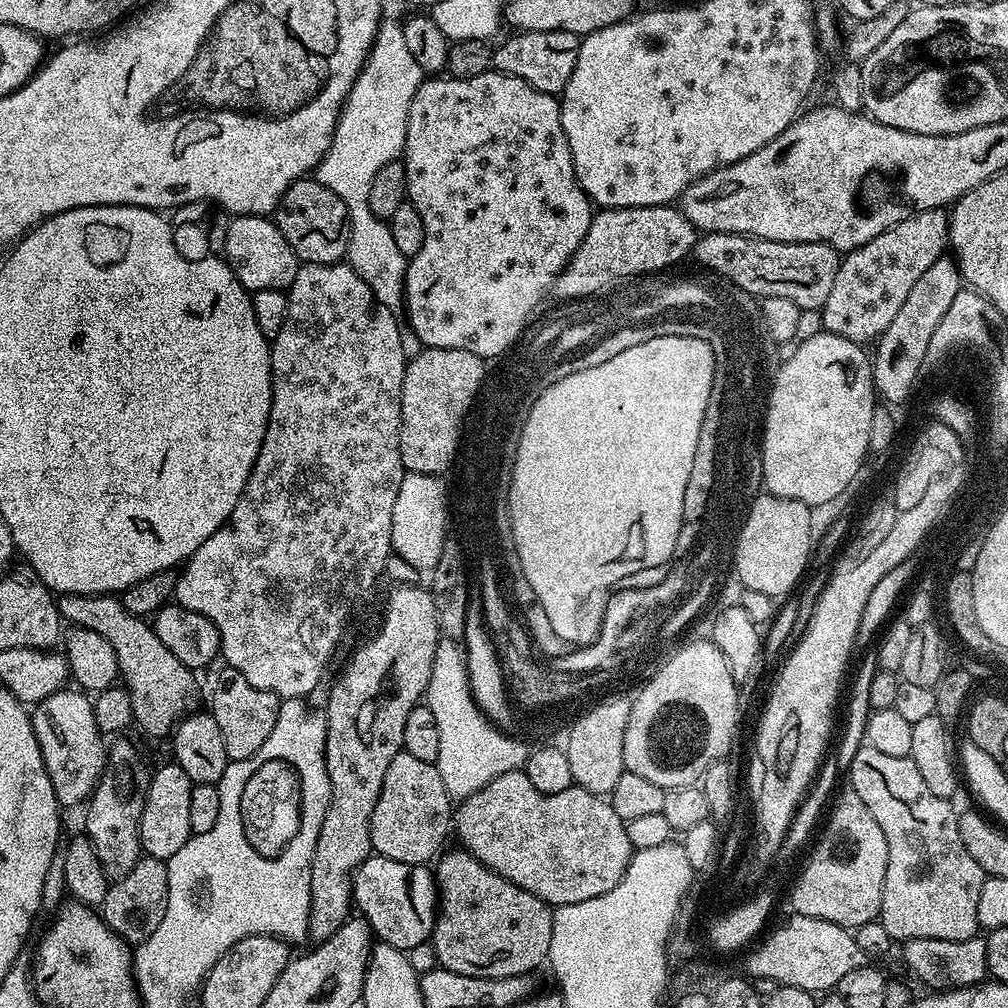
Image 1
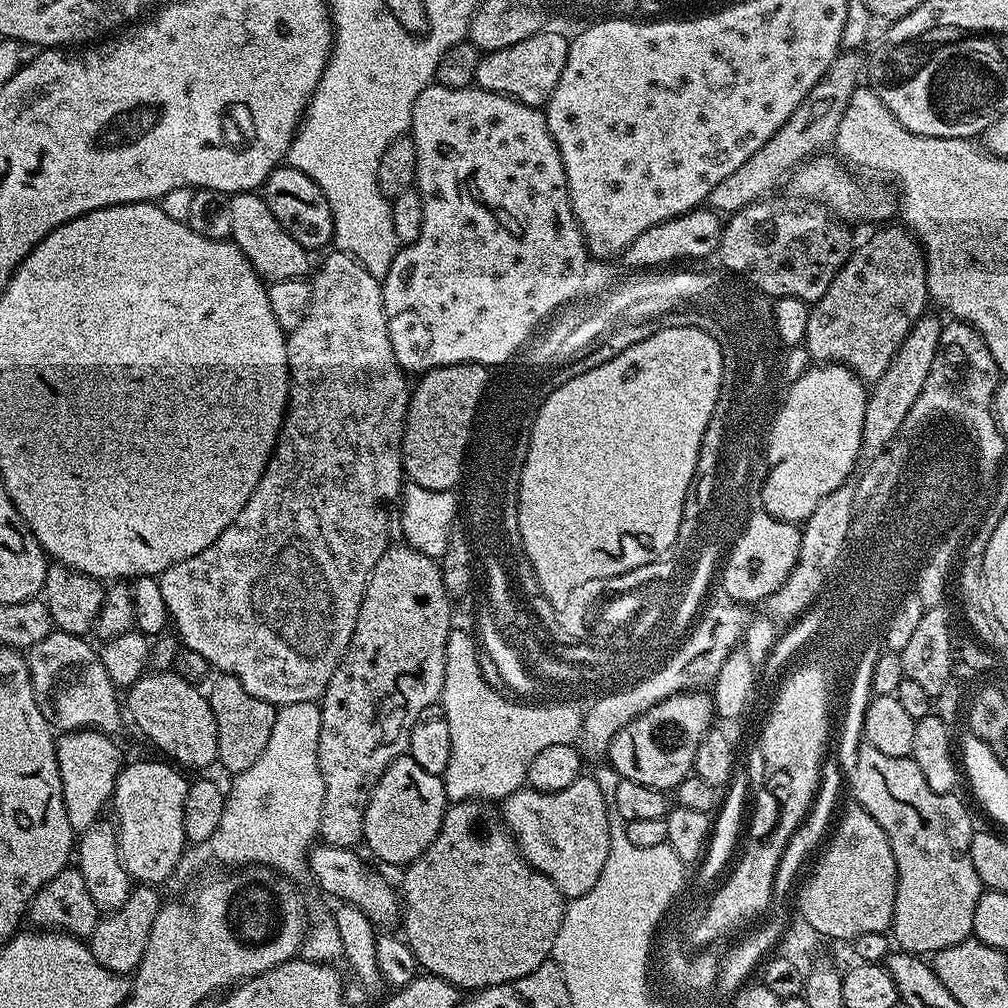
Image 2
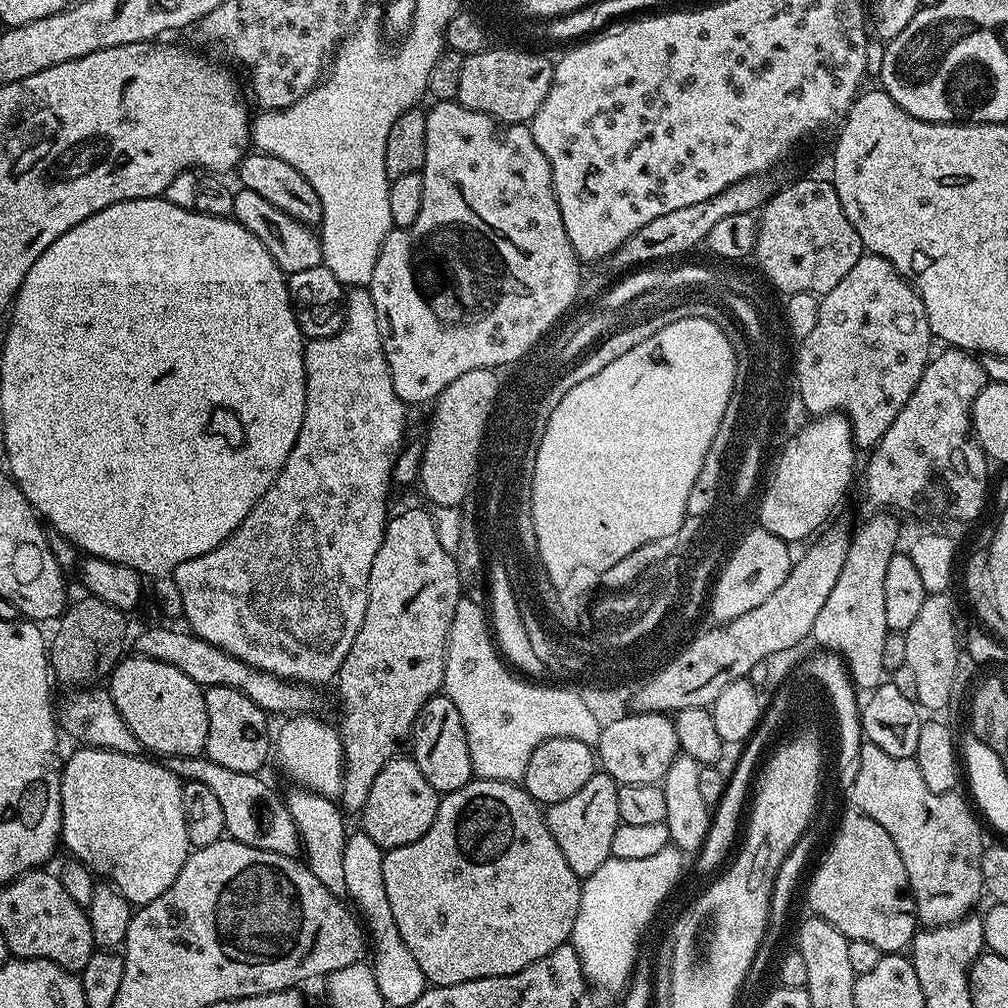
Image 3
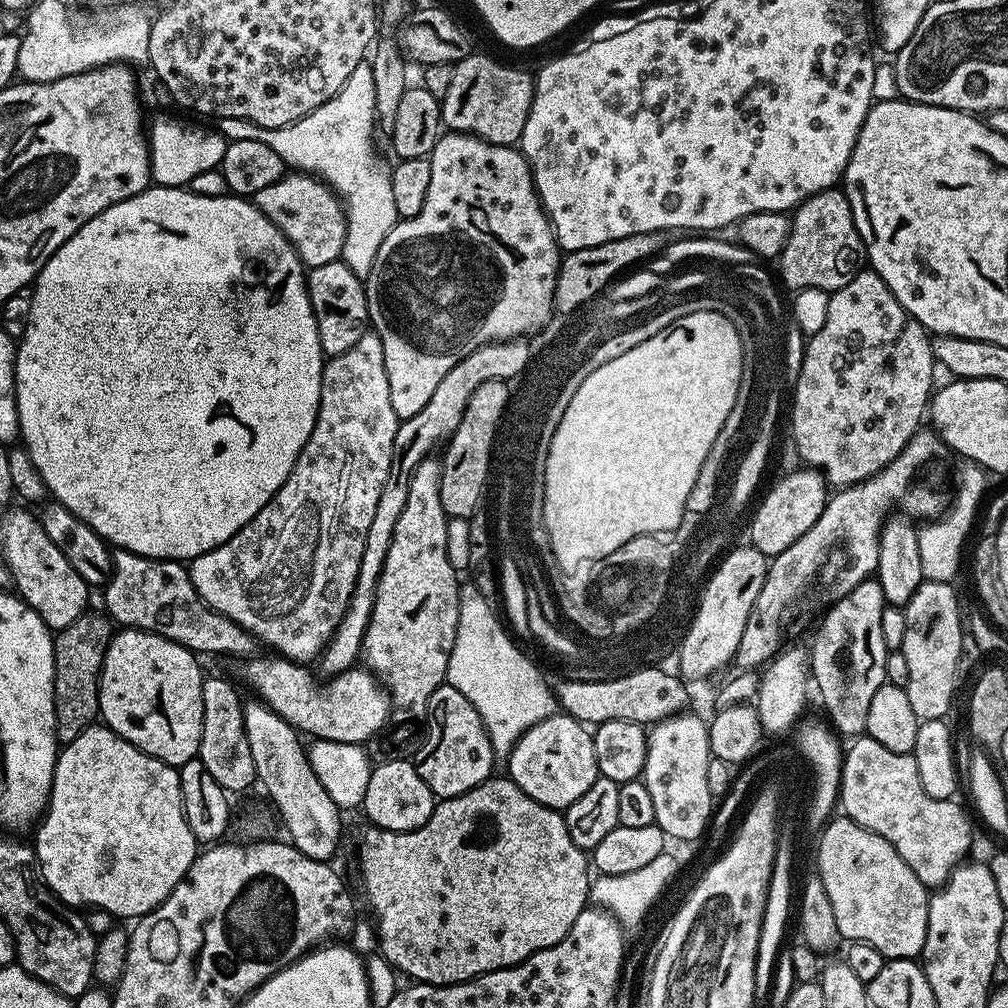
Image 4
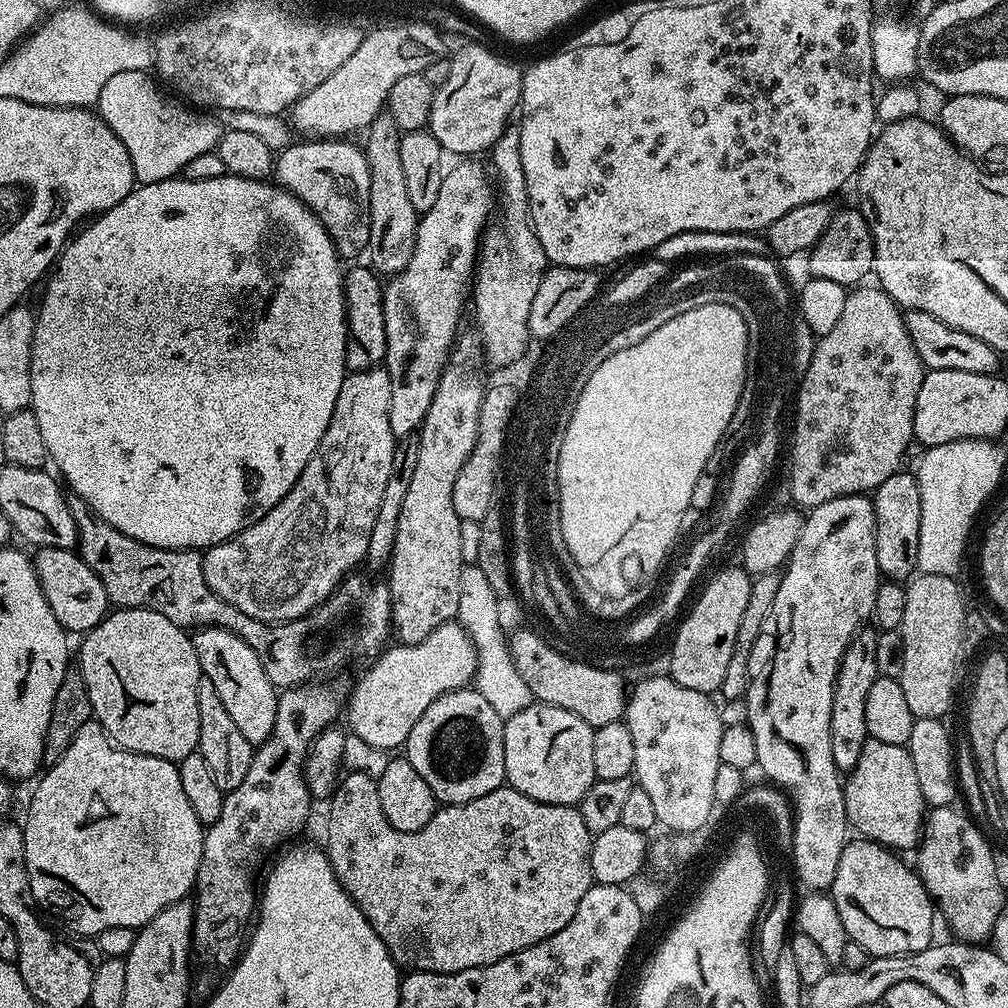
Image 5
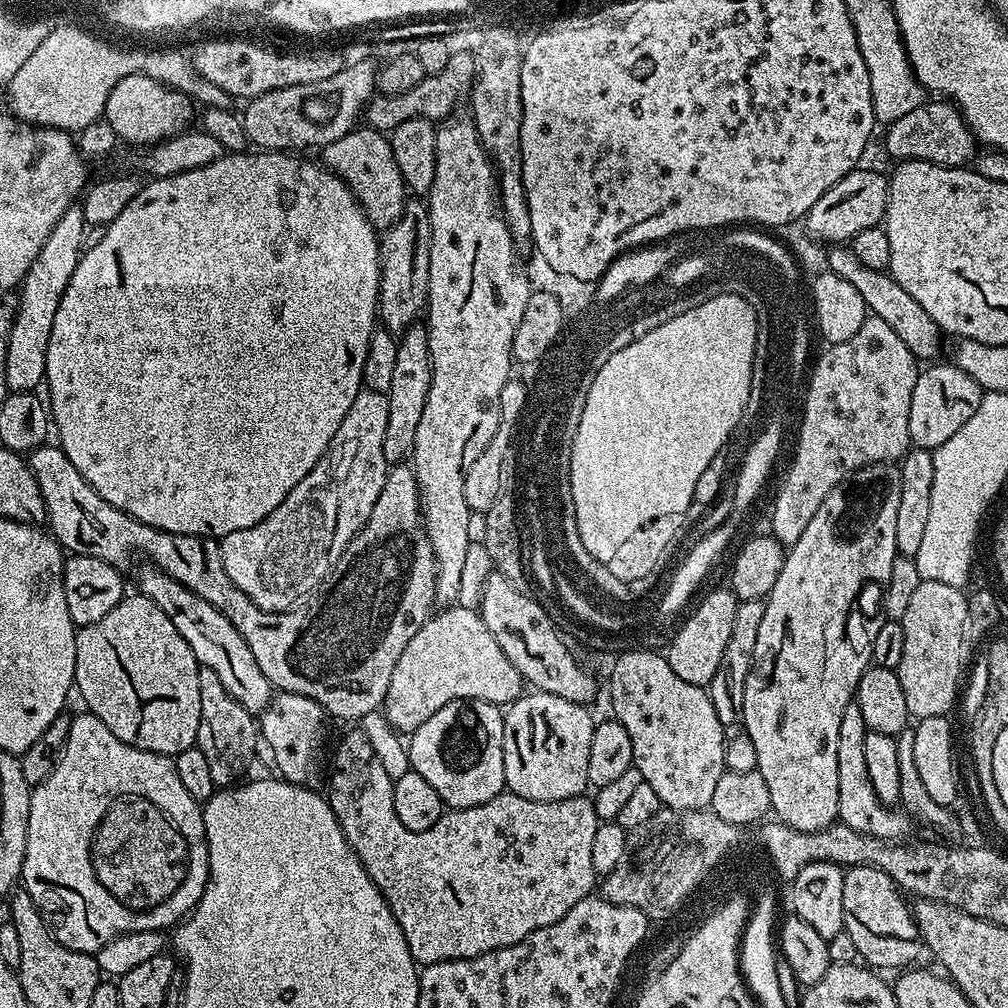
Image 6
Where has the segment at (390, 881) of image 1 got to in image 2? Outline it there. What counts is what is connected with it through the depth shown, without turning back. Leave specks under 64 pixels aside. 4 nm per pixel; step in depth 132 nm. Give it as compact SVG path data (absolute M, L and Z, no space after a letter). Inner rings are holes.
M323 842L317 843L308 854L308 872L316 879L316 884L324 892L329 892L335 899L358 906L368 915L373 925L392 924L401 919L402 900L397 889L384 876L379 876L374 869L359 856L359 851L351 848L339 848Z

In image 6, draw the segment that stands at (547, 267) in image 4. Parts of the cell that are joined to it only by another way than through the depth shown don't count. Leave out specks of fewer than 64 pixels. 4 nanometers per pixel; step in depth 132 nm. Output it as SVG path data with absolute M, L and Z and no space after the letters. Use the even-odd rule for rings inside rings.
M413 326L399 337L398 362L394 362L394 382L386 393L390 414L386 417L386 438L382 441L382 450L389 465L399 465L411 457L414 433L418 431L422 409L426 406L426 394L430 390L431 377L428 329L424 326Z

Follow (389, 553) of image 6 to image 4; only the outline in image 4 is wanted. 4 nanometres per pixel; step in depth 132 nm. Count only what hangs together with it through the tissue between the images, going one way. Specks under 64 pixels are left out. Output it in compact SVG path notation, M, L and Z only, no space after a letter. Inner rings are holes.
M121 548L112 552L112 573L103 585L103 611L120 628L137 628L170 638L191 652L208 656L240 656L252 658L257 655L258 641L245 628L230 618L214 611L194 590L187 567L178 560L155 560L127 552Z

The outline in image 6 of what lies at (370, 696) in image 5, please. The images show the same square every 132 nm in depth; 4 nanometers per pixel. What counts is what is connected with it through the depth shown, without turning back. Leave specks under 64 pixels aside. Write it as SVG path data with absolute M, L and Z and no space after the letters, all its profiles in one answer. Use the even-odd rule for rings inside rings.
M459 606L440 611L429 616L422 630L410 638L386 690L382 705L384 717L401 734L415 732L430 714L455 700L485 700L507 706L522 695L520 672L510 658L502 654L502 646L498 646L494 634L490 634L479 611Z

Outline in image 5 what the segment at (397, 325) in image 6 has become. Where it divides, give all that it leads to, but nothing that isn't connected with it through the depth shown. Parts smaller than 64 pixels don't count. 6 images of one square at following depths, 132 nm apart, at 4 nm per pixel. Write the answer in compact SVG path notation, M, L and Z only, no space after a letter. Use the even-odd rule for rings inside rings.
M381 114L366 129L368 141L362 147L370 166L370 242L366 249L371 267L381 277L391 278L410 262L410 254L416 241L418 214L410 206L410 194L406 191L406 173L402 171L402 158L398 154L400 137L394 118Z

